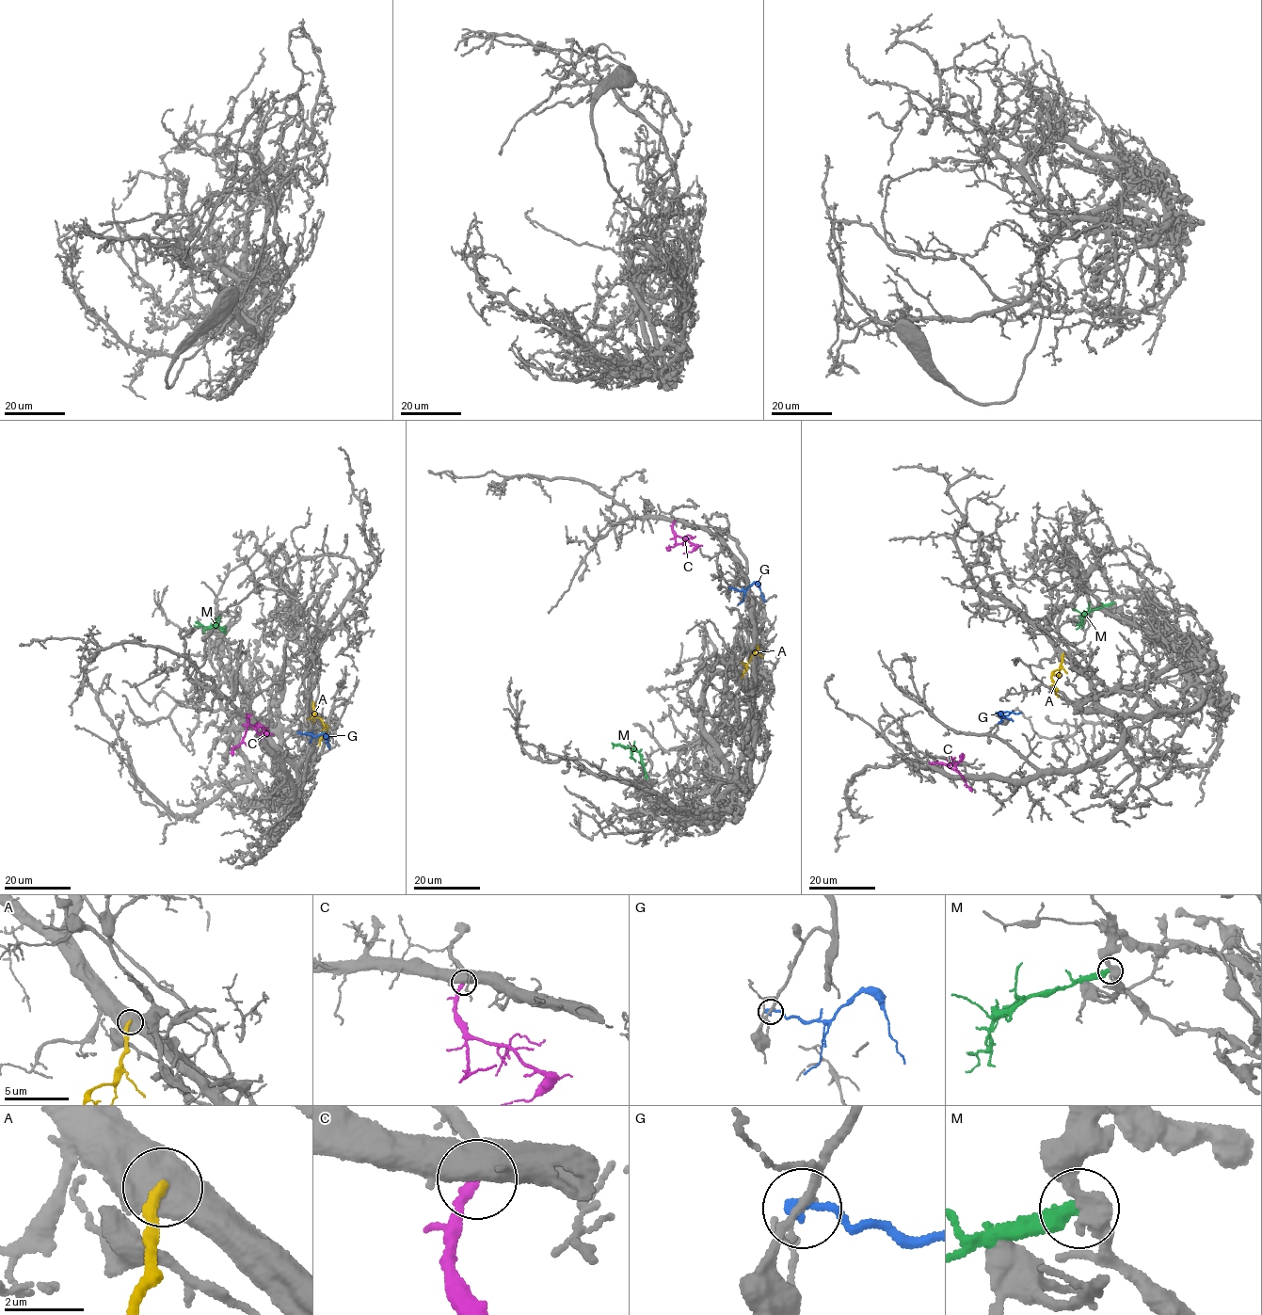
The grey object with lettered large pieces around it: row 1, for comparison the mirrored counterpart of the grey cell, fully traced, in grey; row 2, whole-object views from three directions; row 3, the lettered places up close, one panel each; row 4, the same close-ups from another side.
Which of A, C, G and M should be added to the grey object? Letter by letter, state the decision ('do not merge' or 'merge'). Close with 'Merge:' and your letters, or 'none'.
A: do not merge
C: merge
G: do not merge
M: do not merge
Merge: C

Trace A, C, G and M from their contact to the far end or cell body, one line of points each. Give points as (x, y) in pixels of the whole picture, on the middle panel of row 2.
A: (742, 677), (758, 646)
C: (675, 521), (672, 533), (694, 544), (691, 552), (683, 553)
G: (730, 587), (742, 590), (755, 583), (765, 601)
M: (646, 778), (638, 751), (615, 745), (612, 748)

